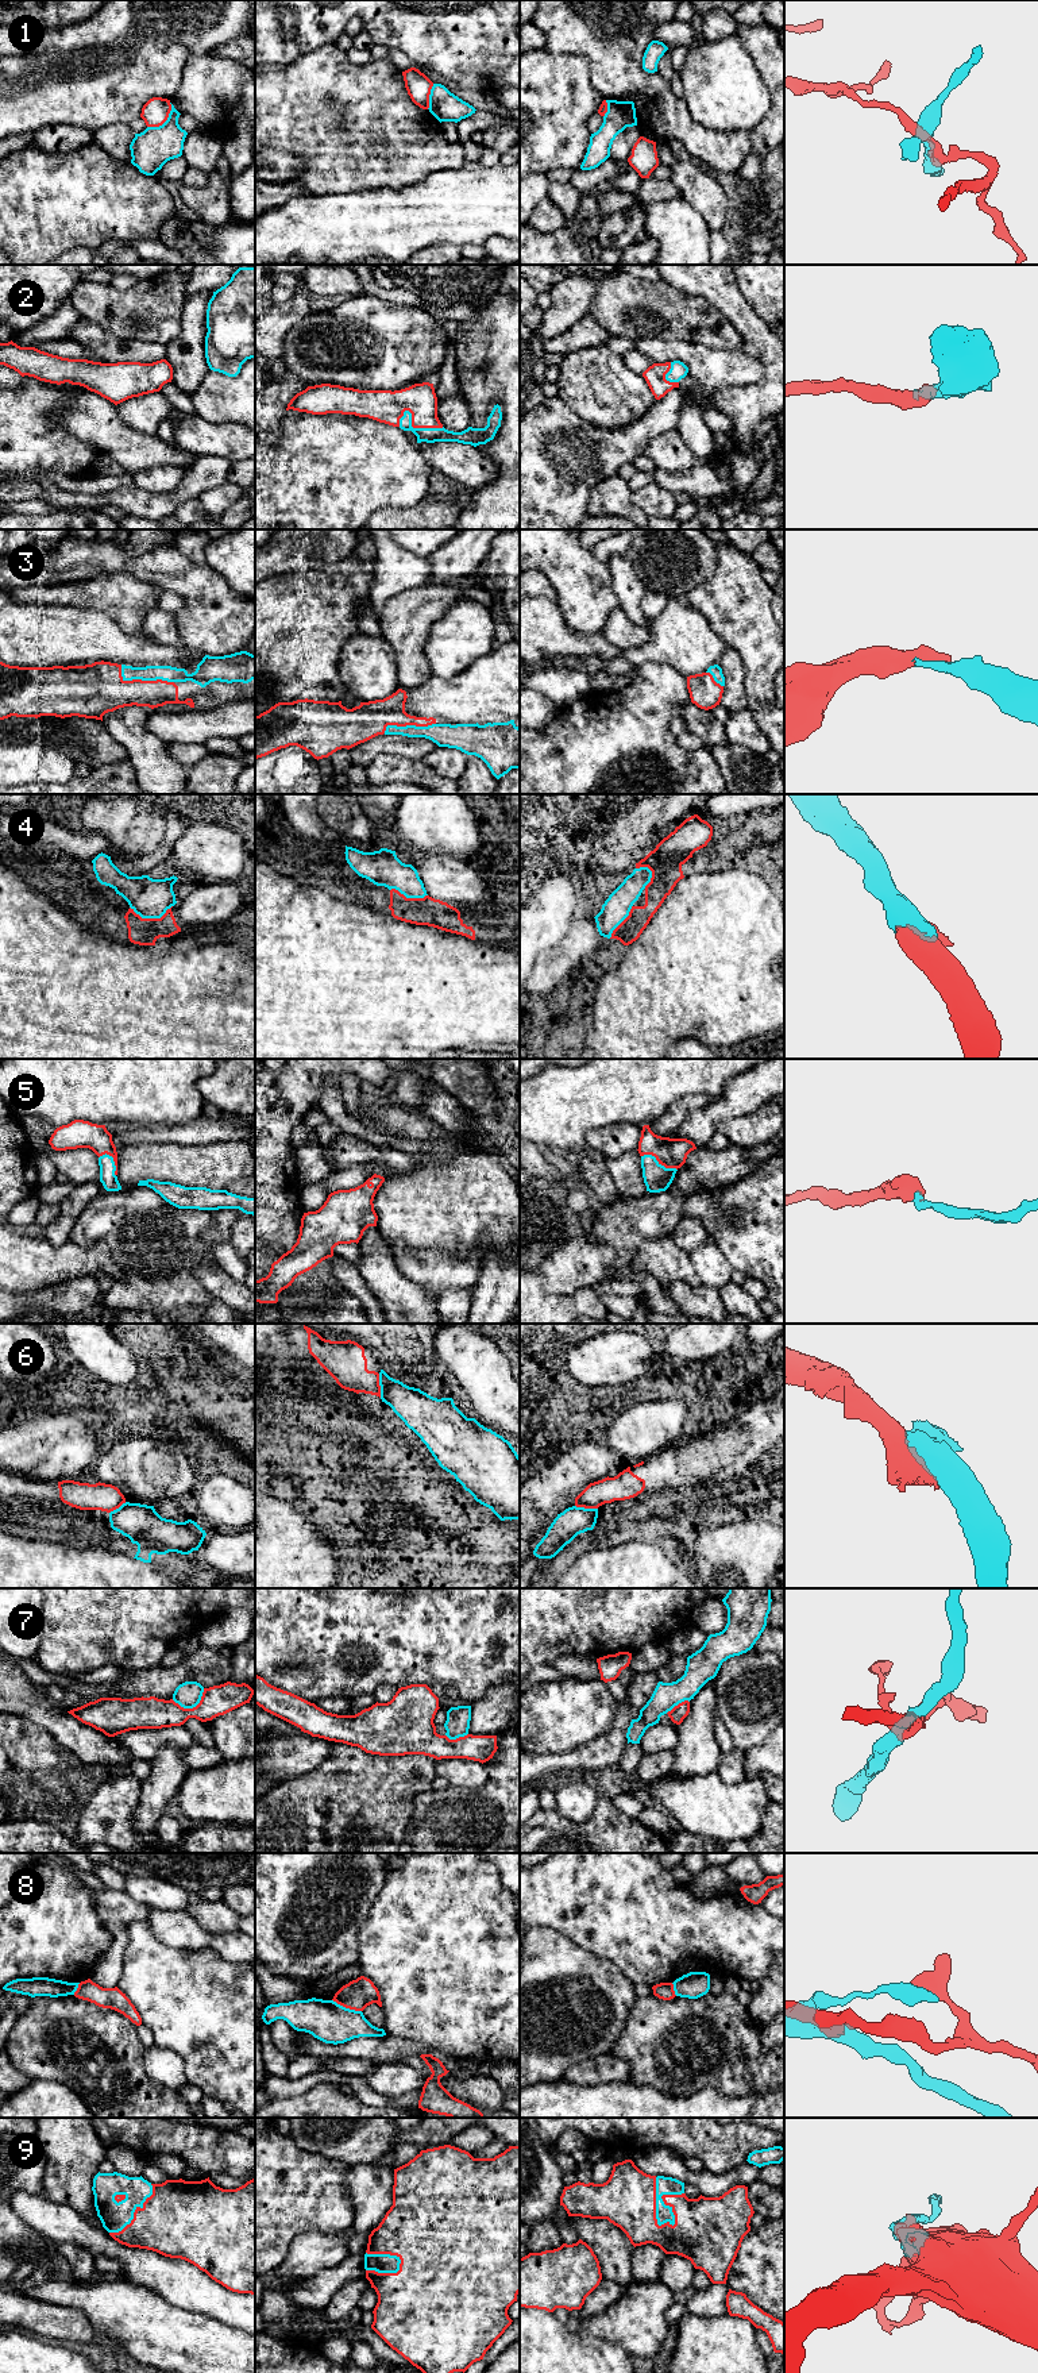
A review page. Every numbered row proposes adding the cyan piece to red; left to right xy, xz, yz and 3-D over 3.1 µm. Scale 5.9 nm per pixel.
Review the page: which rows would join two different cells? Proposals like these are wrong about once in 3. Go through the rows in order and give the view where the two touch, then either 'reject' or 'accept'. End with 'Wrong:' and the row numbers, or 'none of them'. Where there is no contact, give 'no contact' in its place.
1: meets red in xy; reject
2: meets red in xz; accept
3: meets red in xy; accept
4: meets red in xy; accept
5: meets red in yz; accept
6: meets red in xz; reject
7: meets red in xy; reject
8: meets red in xz; reject
9: meets red in yz; accept
Wrong: 1, 6, 7, 8

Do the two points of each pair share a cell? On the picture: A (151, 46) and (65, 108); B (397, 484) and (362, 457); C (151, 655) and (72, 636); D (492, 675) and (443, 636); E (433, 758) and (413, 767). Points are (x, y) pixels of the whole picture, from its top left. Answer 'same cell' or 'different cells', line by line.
A: same cell
B: same cell
C: same cell
D: different cells
E: different cells

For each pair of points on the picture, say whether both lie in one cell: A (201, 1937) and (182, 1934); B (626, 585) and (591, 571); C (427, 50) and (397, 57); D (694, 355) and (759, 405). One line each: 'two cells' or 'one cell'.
A: one cell
B: two cells
C: two cells
D: two cells

